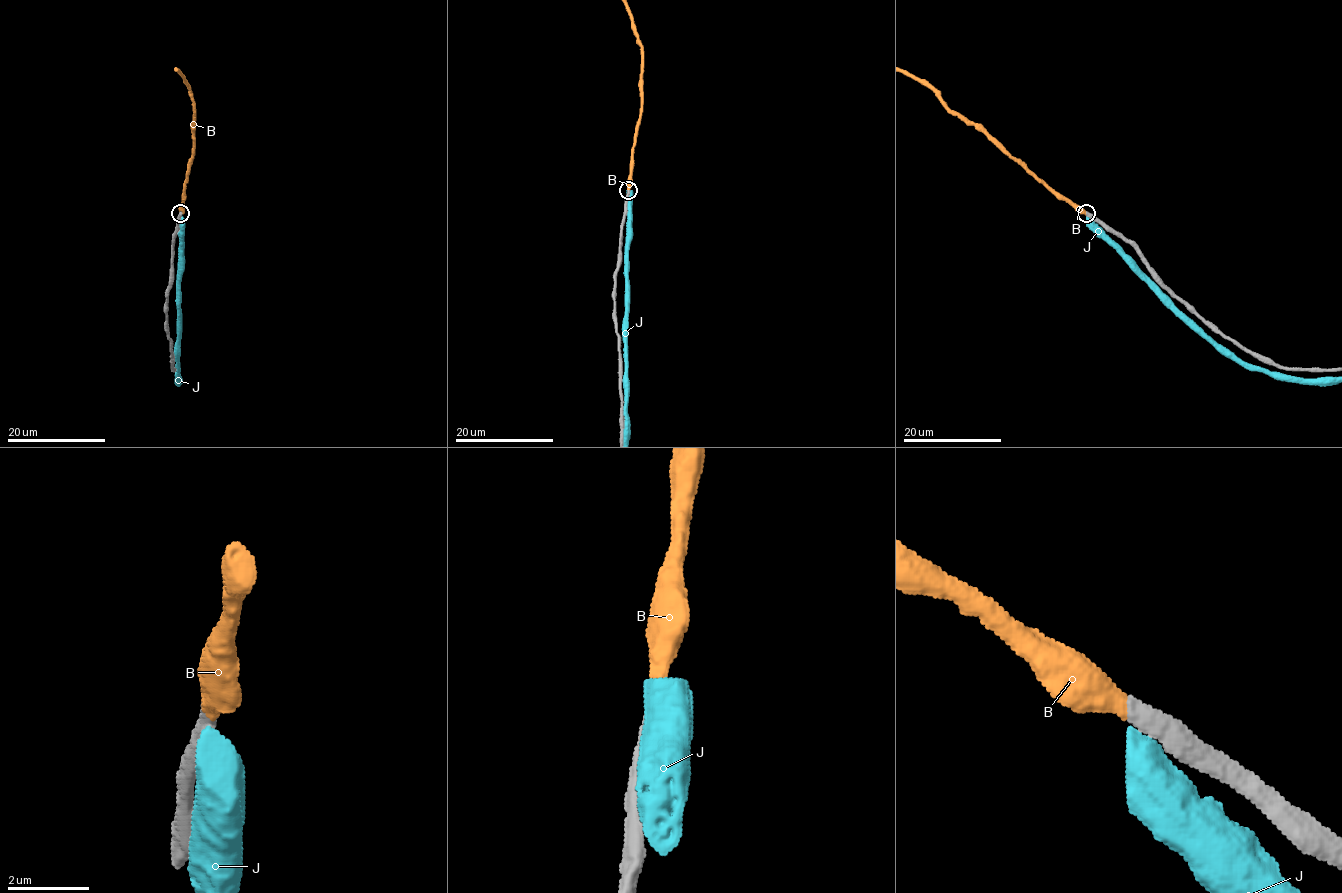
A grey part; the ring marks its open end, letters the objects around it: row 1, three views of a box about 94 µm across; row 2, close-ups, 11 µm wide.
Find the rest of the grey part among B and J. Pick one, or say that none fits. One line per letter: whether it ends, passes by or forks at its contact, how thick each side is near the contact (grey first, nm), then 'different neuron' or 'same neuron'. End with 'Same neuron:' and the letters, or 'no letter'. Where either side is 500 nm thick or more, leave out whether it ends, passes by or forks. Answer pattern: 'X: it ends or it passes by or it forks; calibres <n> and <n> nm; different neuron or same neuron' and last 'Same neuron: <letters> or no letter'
B: calibres 480 and 500 nm; same neuron
J: calibres 650 and 700 nm; different neuron
Same neuron: B

